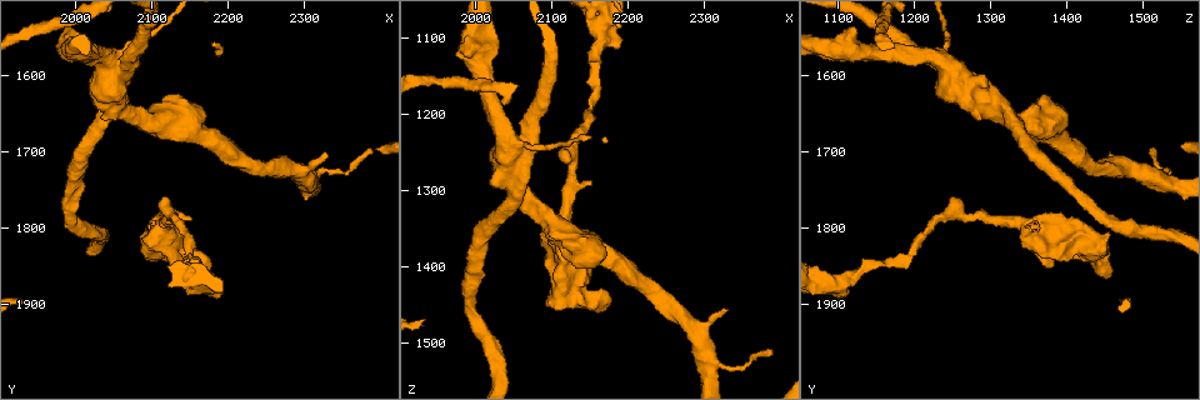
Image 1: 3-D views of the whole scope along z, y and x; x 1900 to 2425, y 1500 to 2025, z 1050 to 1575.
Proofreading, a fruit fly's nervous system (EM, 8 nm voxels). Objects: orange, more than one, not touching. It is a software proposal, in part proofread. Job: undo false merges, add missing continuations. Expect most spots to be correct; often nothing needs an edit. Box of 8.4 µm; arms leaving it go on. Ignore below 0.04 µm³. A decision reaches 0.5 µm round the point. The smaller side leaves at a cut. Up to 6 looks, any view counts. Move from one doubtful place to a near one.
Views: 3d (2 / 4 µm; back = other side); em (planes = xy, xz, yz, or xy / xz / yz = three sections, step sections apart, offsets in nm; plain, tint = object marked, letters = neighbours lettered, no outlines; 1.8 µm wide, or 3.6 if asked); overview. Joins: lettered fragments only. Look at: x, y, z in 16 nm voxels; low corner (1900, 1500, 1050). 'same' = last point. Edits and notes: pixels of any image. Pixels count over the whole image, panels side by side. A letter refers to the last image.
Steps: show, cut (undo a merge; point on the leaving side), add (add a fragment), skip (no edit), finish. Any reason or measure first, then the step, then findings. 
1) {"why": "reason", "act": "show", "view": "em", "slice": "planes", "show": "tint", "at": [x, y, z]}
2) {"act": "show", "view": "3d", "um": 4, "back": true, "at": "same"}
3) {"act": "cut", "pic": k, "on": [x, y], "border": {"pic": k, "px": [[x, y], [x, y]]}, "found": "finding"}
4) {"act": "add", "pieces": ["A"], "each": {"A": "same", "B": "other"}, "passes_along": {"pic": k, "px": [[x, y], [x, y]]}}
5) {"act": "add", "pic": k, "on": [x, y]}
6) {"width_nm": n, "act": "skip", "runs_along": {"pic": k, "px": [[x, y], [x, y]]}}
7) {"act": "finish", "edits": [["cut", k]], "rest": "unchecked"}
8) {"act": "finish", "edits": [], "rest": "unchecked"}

{"why": "free end", "act": "show", "view": "3d", "um": 2, "at": [2165, 1865, 1455]}

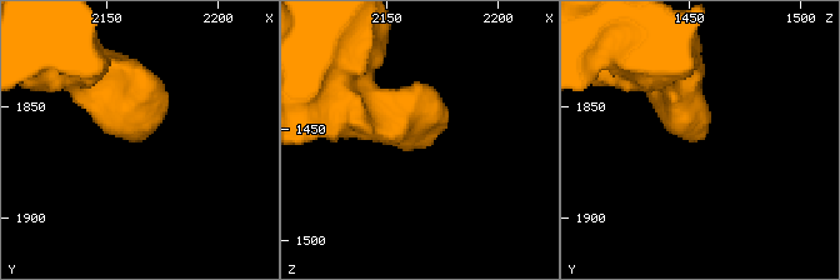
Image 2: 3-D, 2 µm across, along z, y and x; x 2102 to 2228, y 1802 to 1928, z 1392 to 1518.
{"act": "show", "view": "em", "slice": "planes", "show": "plain", "at": [2167, 1866, 1457]}

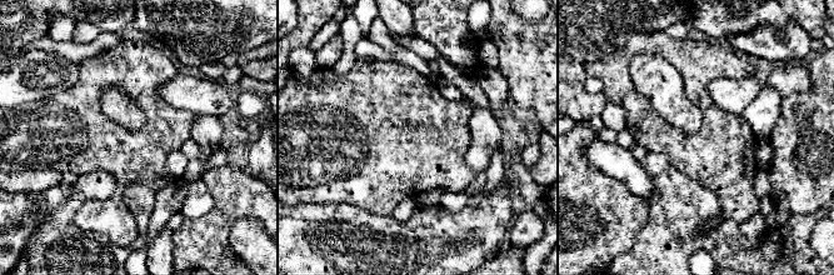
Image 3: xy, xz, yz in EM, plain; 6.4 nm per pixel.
{"act": "show", "view": "em", "slice": "planes", "show": "letters", "at": "same"}

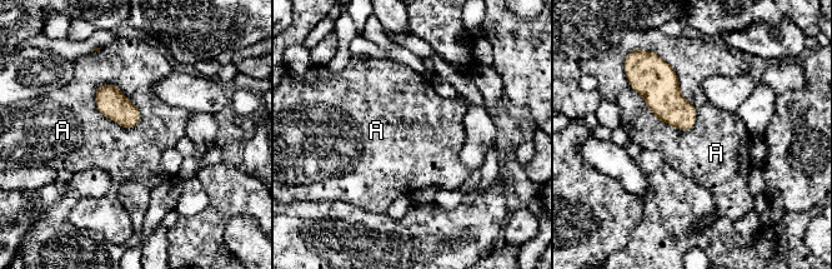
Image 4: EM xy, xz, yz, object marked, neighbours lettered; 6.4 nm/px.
{"act": "skip", "each": {"A": "other"}, "border": {"pic": 4, "px": [[626, 78], [658, 120], [693, 126]]}, "found": "none of them fits"}

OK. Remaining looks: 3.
{"why": "an open end", "act": "show", "view": "em", "um": 3.6, "slice": "planes", "show": "letters", "at": [2115, 1755, 1245]}

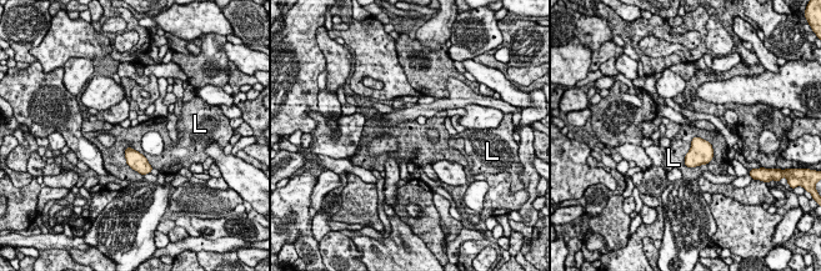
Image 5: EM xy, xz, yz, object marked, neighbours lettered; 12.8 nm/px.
{"width_nm": 140, "act": "skip", "each": {"L": "other"}, "border": {"pic": 5, "px": [[707, 140], [692, 139], [686, 166]]}, "found": "no lettered fragment goes on from it"}

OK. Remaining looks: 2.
{"why": "thick turns thin", "act": "show", "view": "em", "um": 3.6, "slice": "planes", "show": "letters", "at": [2055, 1585, 1245]}

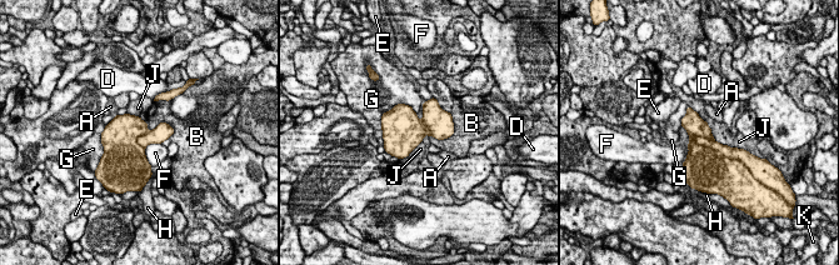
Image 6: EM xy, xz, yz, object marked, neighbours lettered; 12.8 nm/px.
{"act": "skip", "each": {"A": "other", "B": "other", "D": "other", "E": "other", "F": "other", "G": "other", "H": "other", "J": "other", "K": "other"}, "found": "continuous, no second cell"}

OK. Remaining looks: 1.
{"act": "finish", "edits": [], "rest": "unchecked"}

